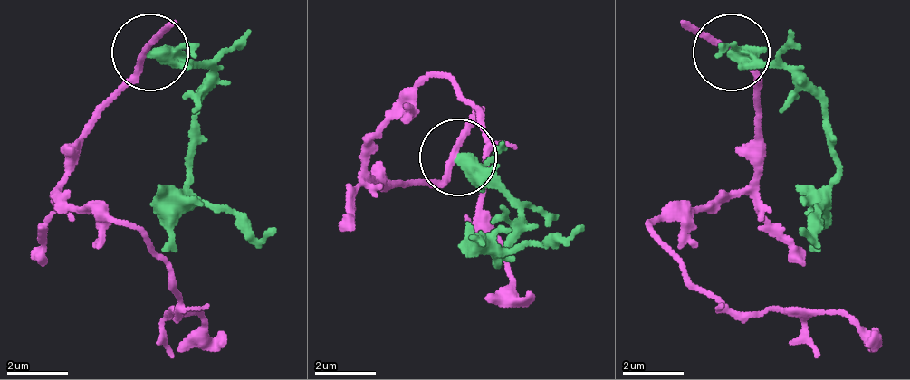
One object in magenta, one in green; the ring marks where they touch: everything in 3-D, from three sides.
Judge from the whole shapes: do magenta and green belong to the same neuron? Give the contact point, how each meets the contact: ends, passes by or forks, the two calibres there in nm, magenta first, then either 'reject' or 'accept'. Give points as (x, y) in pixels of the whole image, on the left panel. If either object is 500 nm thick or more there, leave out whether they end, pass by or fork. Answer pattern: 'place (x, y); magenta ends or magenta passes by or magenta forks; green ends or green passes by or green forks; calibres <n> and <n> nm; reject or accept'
place (149, 52); magenta passes by; green passes by; calibres 180 and 340 nm; reject

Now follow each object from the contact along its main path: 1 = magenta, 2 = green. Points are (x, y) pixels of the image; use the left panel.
1: (144, 50), (60, 187), (144, 233), (175, 287), (175, 310), (205, 326), (175, 348)
2: (151, 50), (213, 73), (197, 111), (190, 187), (205, 203), (259, 242), (274, 226)

